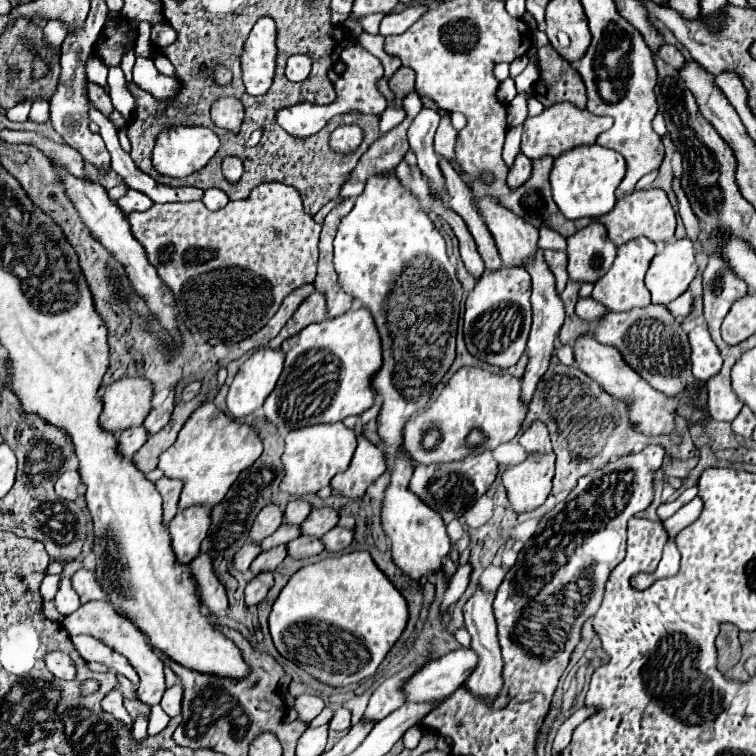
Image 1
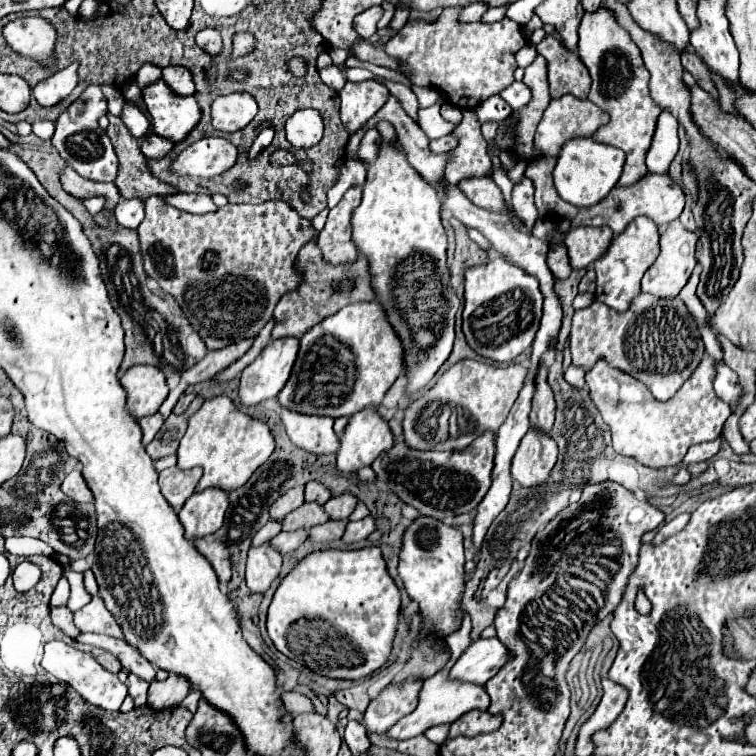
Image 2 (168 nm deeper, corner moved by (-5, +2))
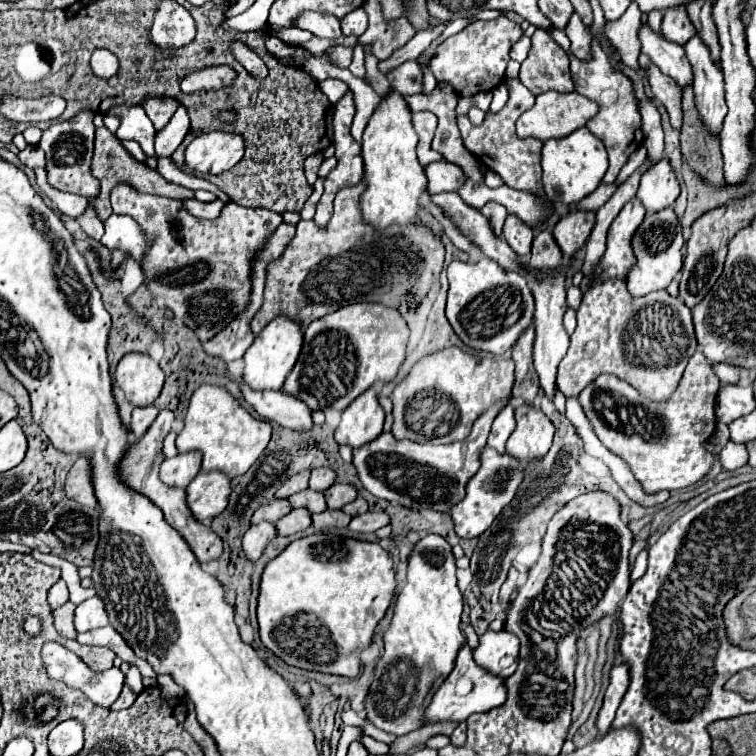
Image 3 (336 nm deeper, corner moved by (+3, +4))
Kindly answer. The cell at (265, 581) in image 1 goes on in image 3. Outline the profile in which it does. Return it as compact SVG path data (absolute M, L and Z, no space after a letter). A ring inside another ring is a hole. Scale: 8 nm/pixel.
M261 521L259 525L251 525L249 531L243 535L243 553L245 553L245 557L251 563L255 563L263 555L267 543L275 535L277 535L275 533L275 525L267 523L267 521Z

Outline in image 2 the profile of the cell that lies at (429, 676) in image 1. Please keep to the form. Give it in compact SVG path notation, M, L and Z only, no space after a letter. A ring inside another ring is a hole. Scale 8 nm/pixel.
M477 639L473 645L459 657L451 677L461 681L471 681L485 685L497 671L511 659L511 651L495 639Z

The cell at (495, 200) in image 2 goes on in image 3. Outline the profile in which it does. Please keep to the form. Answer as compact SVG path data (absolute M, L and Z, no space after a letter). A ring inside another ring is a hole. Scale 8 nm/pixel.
M431 163L425 167L427 175L427 191L429 193L443 193L443 191L457 191L459 187L465 185L467 177L459 165L453 163Z

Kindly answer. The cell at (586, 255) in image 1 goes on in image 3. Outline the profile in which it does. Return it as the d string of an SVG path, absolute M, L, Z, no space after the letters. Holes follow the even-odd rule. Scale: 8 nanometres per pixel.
M571 211L561 217L553 229L553 237L563 251L565 259L571 259L579 249L585 247L595 227L595 215L589 211Z

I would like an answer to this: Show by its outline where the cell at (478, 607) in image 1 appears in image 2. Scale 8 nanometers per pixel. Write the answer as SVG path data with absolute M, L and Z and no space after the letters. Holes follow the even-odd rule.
M469 711L465 713L461 719L457 719L451 725L451 733L449 733L447 740L463 735L463 737L475 737L483 731L495 731L501 725L501 717L493 717L487 711Z

